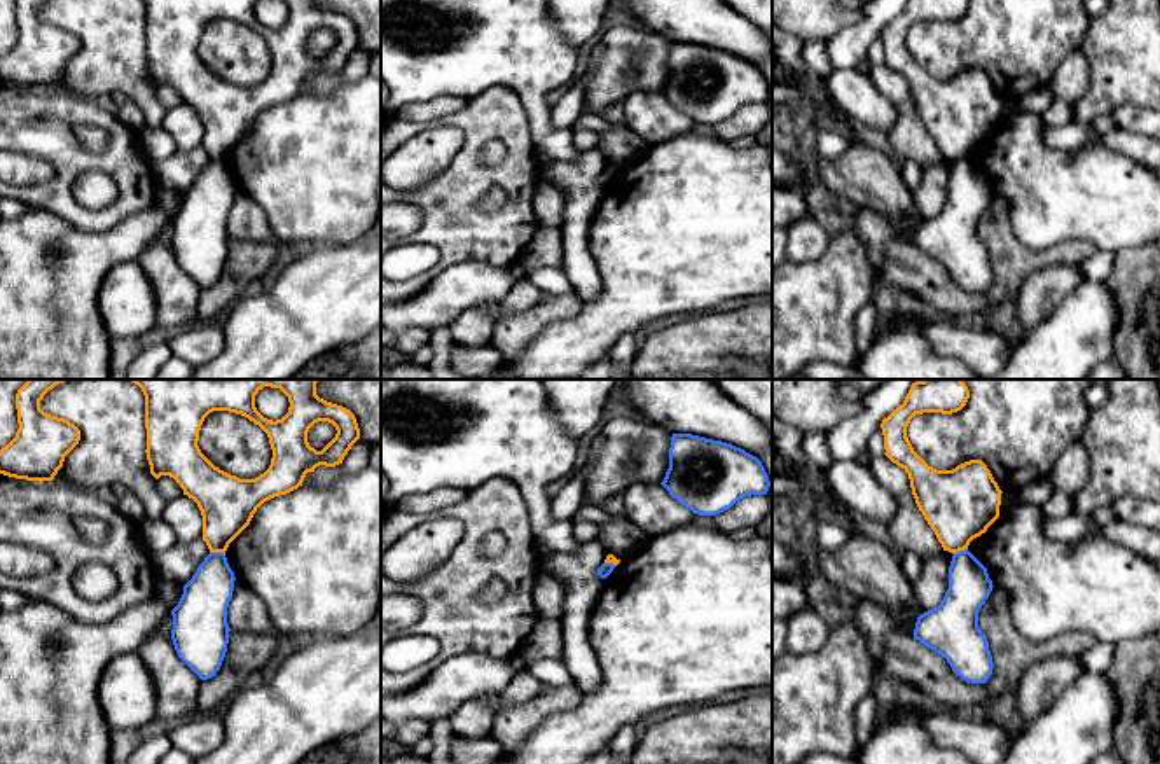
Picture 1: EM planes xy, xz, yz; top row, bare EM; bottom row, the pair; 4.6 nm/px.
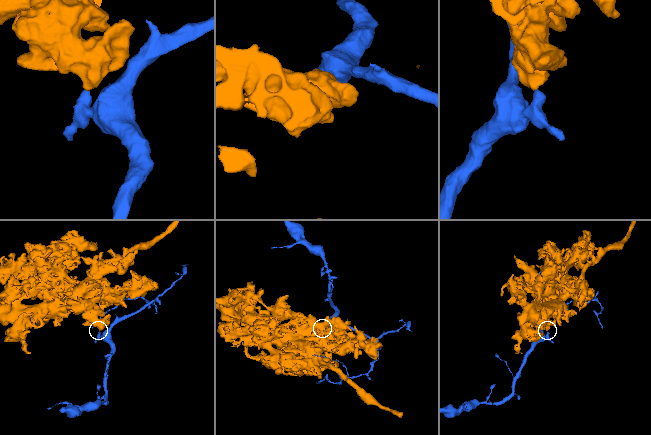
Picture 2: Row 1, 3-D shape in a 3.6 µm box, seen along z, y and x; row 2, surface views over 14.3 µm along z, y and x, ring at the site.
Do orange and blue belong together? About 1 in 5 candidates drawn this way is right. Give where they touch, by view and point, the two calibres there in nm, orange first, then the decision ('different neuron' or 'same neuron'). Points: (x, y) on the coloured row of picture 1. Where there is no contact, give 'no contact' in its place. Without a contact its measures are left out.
contact xy (217, 551); calibres 260 and 220 nm; different neuron

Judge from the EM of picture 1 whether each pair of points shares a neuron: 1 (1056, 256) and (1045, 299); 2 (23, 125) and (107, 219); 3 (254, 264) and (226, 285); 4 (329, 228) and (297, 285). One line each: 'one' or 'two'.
1: two
2: one
3: one
4: two

